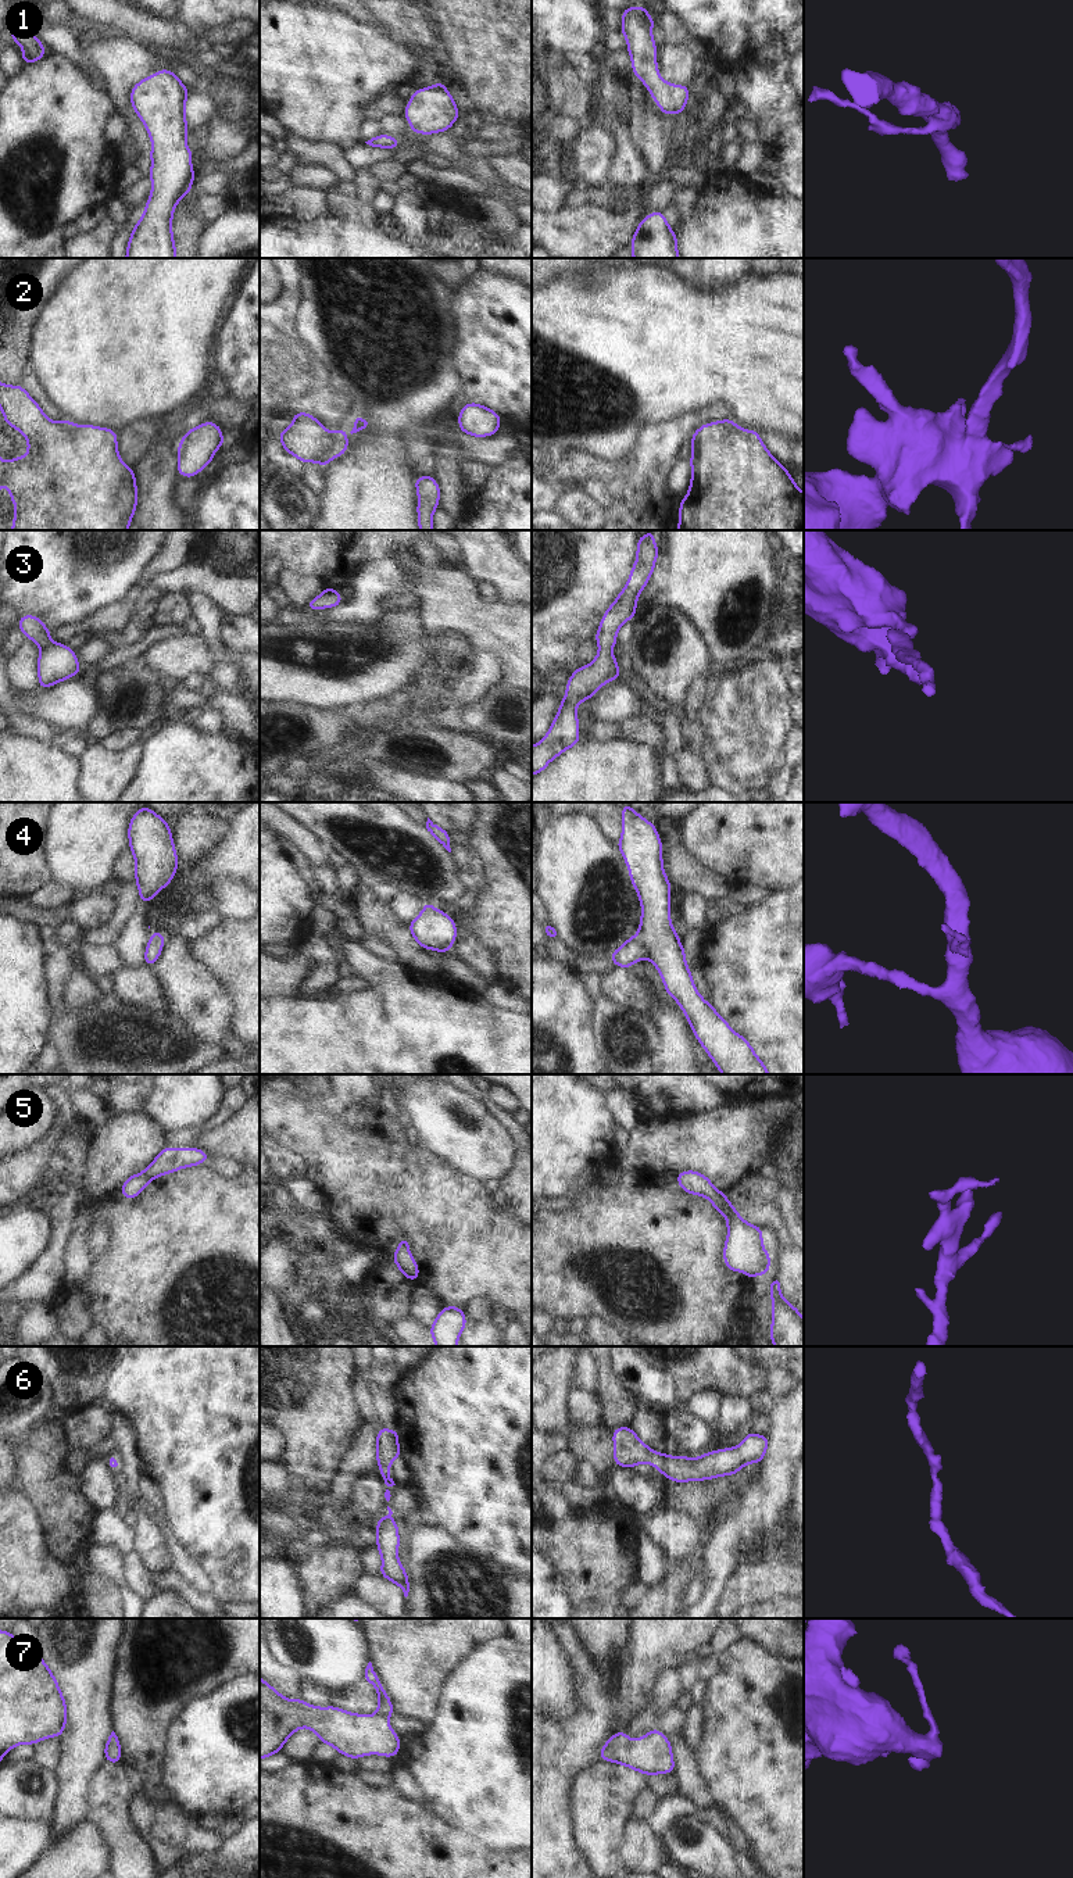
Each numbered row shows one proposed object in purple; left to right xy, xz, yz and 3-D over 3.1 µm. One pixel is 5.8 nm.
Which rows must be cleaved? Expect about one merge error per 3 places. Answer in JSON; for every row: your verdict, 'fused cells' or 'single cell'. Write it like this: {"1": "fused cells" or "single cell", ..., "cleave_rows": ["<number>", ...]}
{"1": "single cell", "2": "single cell", "3": "single cell", "4": "fused cells", "5": "single cell", "6": "single cell", "7": "single cell", "cleave_rows": ["4"]}

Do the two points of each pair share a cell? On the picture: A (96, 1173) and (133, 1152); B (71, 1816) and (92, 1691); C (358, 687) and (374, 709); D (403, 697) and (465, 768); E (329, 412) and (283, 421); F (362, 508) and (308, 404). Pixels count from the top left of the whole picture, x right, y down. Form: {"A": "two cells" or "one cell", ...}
{"A": "one cell", "B": "one cell", "C": "two cells", "D": "two cells", "E": "one cell", "F": "two cells"}

